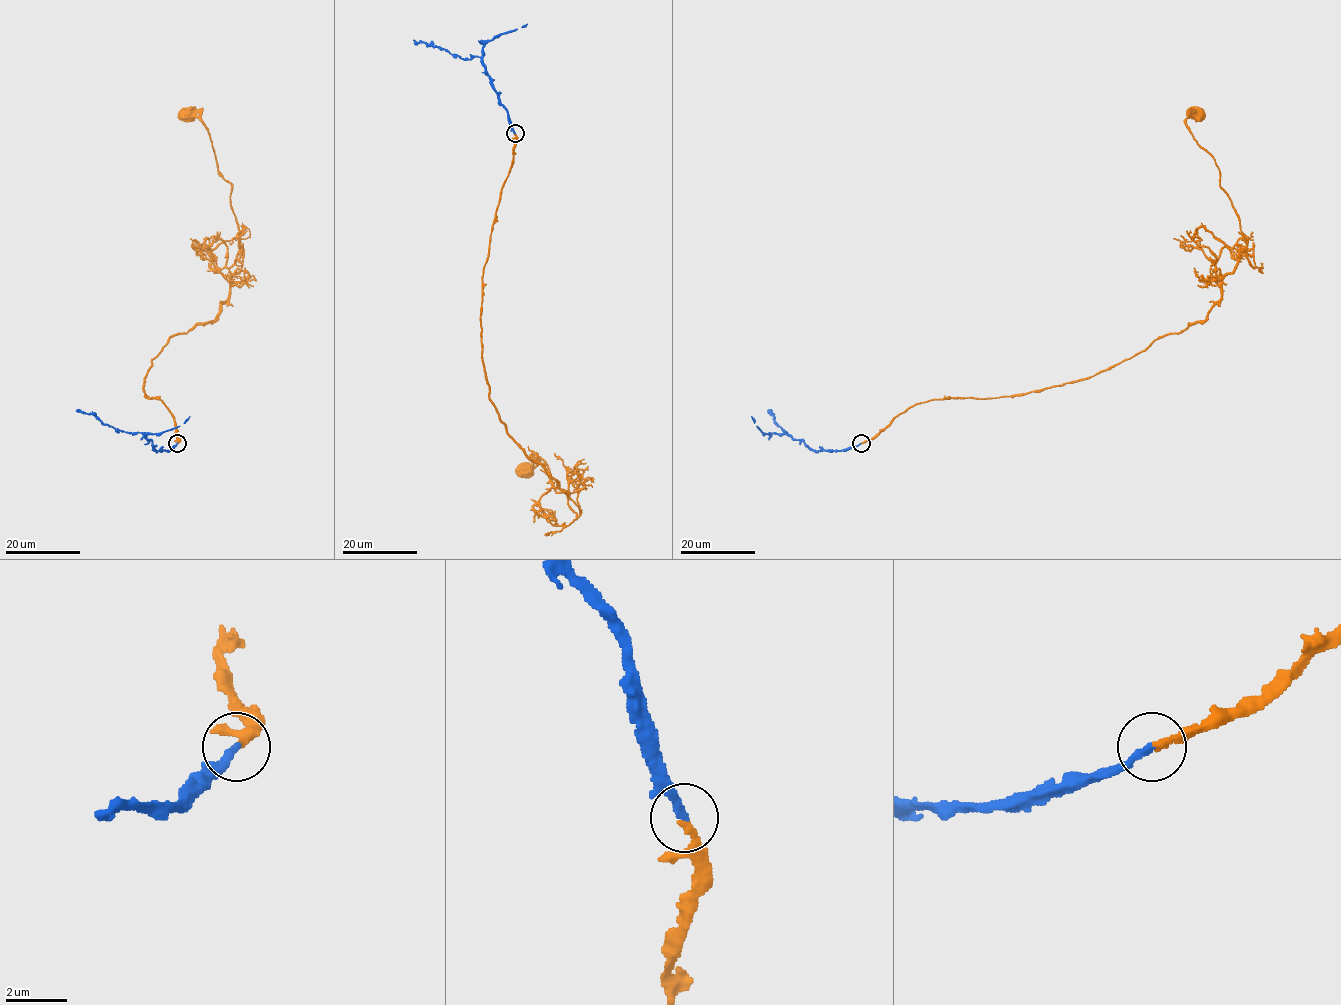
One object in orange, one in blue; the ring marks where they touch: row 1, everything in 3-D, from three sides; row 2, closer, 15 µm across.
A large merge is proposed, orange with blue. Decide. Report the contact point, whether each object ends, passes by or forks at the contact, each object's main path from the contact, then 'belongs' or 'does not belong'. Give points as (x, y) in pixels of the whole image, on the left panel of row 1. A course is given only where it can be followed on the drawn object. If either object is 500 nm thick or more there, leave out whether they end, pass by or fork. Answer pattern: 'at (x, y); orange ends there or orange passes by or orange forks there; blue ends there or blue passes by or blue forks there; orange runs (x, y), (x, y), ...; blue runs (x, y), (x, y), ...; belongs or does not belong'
at (177, 443); orange ends there; blue ends there; orange runs (177, 443), (144, 380), (170, 337), (215, 319), (242, 263), (231, 185), (206, 127), (185, 115); blue runs (177, 443), (170, 450), (157, 451), (139, 432), (116, 430), (92, 414), (76, 411); belongs

